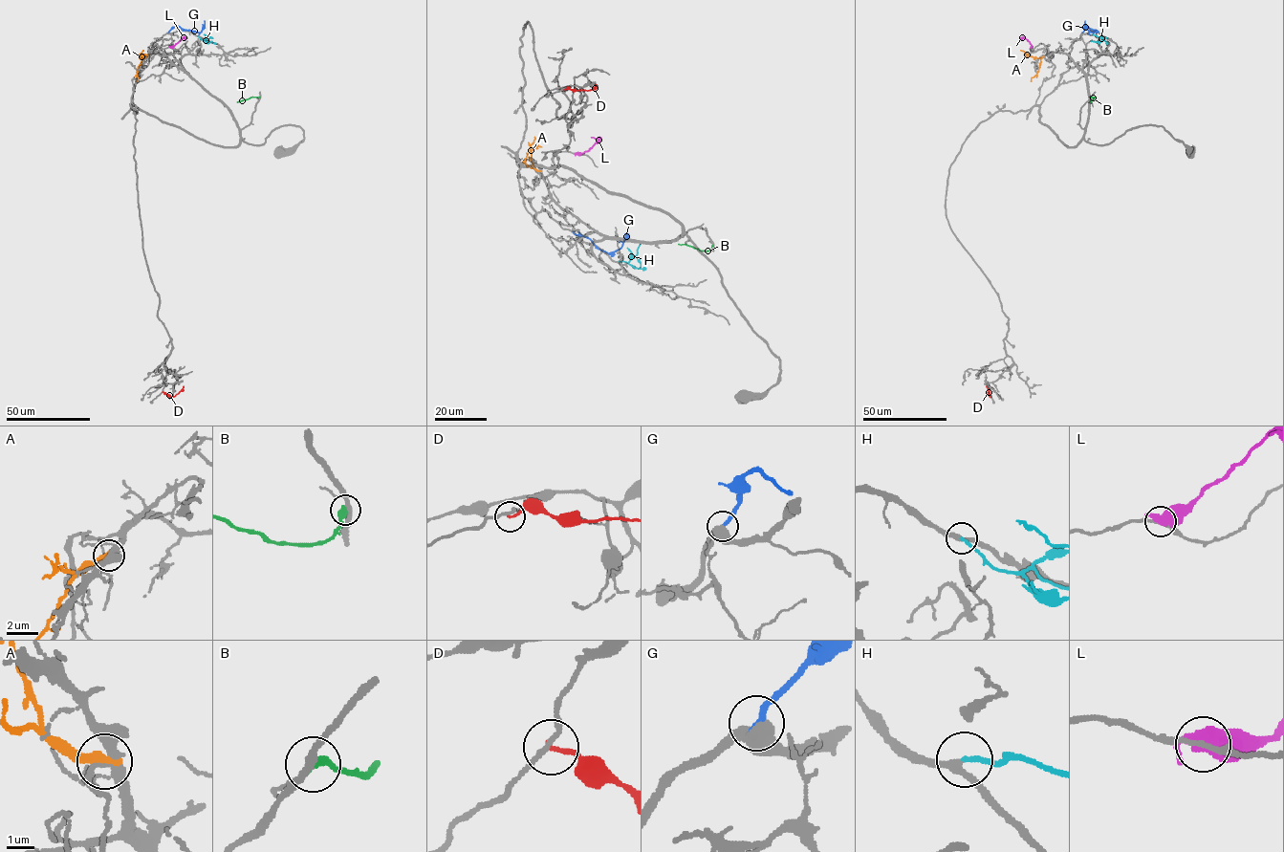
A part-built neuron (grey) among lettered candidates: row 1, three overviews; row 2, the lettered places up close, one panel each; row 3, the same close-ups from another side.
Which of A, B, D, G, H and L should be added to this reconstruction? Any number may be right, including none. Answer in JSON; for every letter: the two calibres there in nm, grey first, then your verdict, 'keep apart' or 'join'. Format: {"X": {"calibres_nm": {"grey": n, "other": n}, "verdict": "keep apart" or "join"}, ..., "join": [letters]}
{"A": {"calibres_nm": {"grey": 260, "other": 400}, "verdict": "keep apart"}, "B": {"calibres_nm": {"grey": 240, "other": 380}, "verdict": "keep apart"}, "D": {"calibres_nm": {"grey": 170, "other": 150}, "verdict": "keep apart"}, "G": {"calibres_nm": {"grey": 440, "other": 240}, "verdict": "keep apart"}, "H": {"calibres_nm": {"grey": 240, "other": 180}, "verdict": "join"}, "L": {"calibres_nm": {"grey": 180, "other": 550}, "verdict": "keep apart"}, "join": ["H"]}

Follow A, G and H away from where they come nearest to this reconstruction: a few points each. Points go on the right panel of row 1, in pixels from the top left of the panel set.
A: (1042, 56), (1031, 81)
G: (1082, 32), (1086, 26), (1097, 31), (1090, 32), (1085, 21)
H: (1101, 36), (1102, 40), (1106, 37), (1093, 34)

